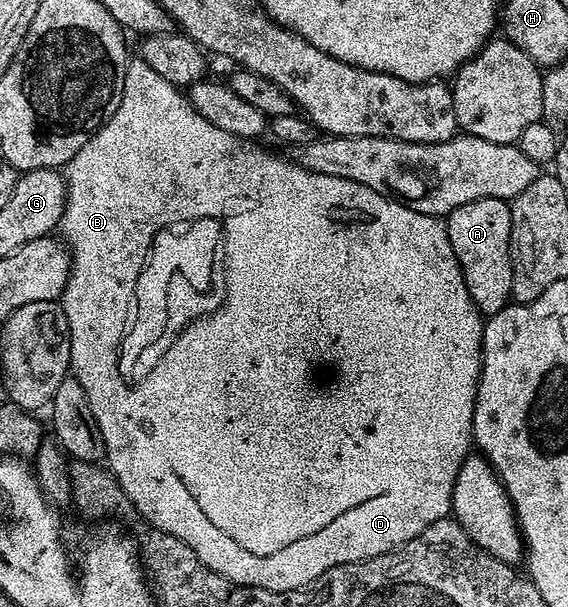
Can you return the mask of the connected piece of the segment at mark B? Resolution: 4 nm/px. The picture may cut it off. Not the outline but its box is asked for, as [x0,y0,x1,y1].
[58,56,485,590]

